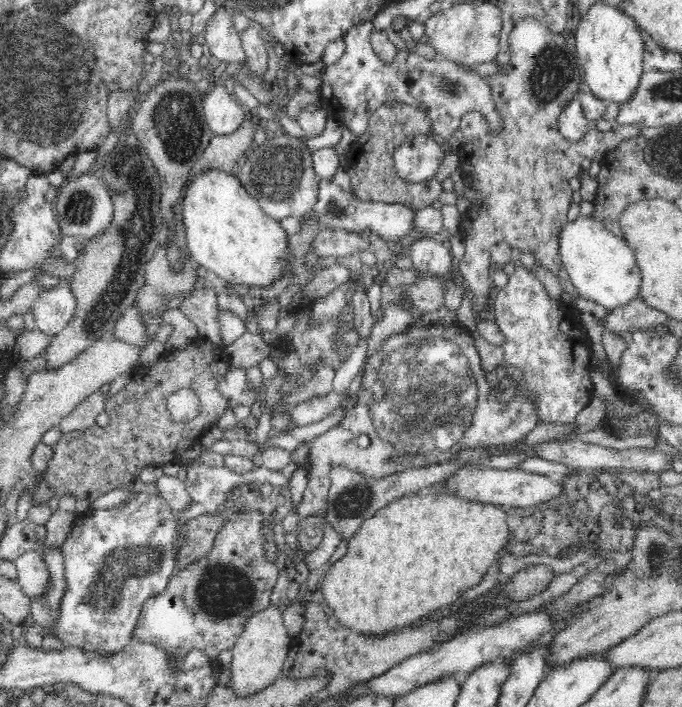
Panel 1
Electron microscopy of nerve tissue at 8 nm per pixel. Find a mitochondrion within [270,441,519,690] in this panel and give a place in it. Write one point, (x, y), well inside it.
(351, 502)

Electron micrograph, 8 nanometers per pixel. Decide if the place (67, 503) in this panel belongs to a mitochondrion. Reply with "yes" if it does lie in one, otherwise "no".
no

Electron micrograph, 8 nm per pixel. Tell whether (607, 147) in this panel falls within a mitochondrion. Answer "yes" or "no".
no

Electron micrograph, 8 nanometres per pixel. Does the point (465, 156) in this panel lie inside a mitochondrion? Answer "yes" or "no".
no

